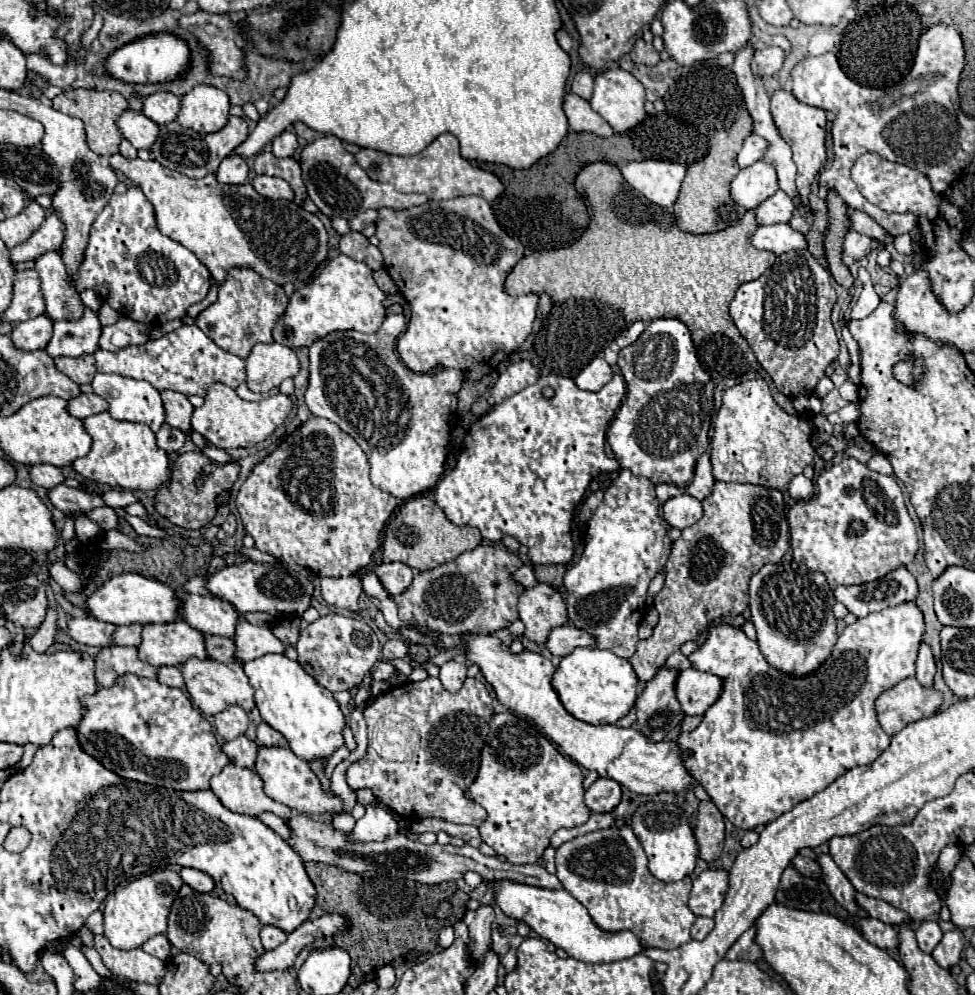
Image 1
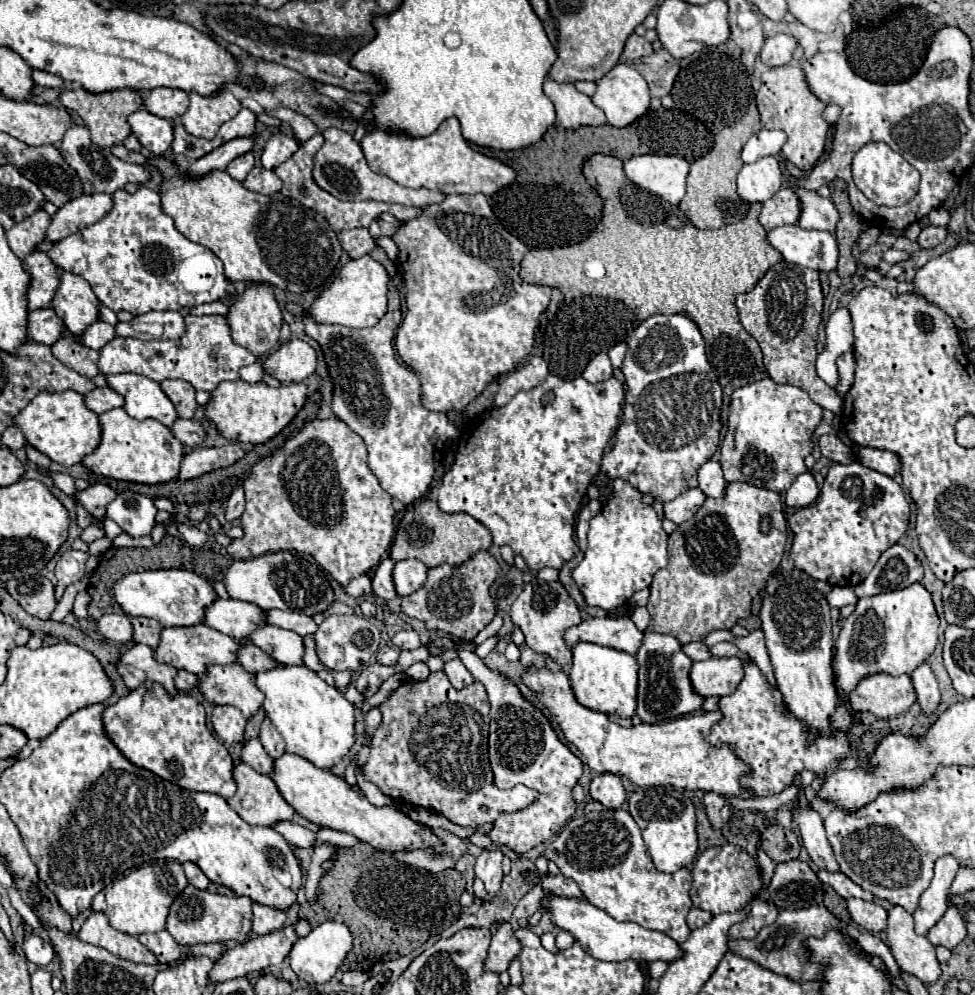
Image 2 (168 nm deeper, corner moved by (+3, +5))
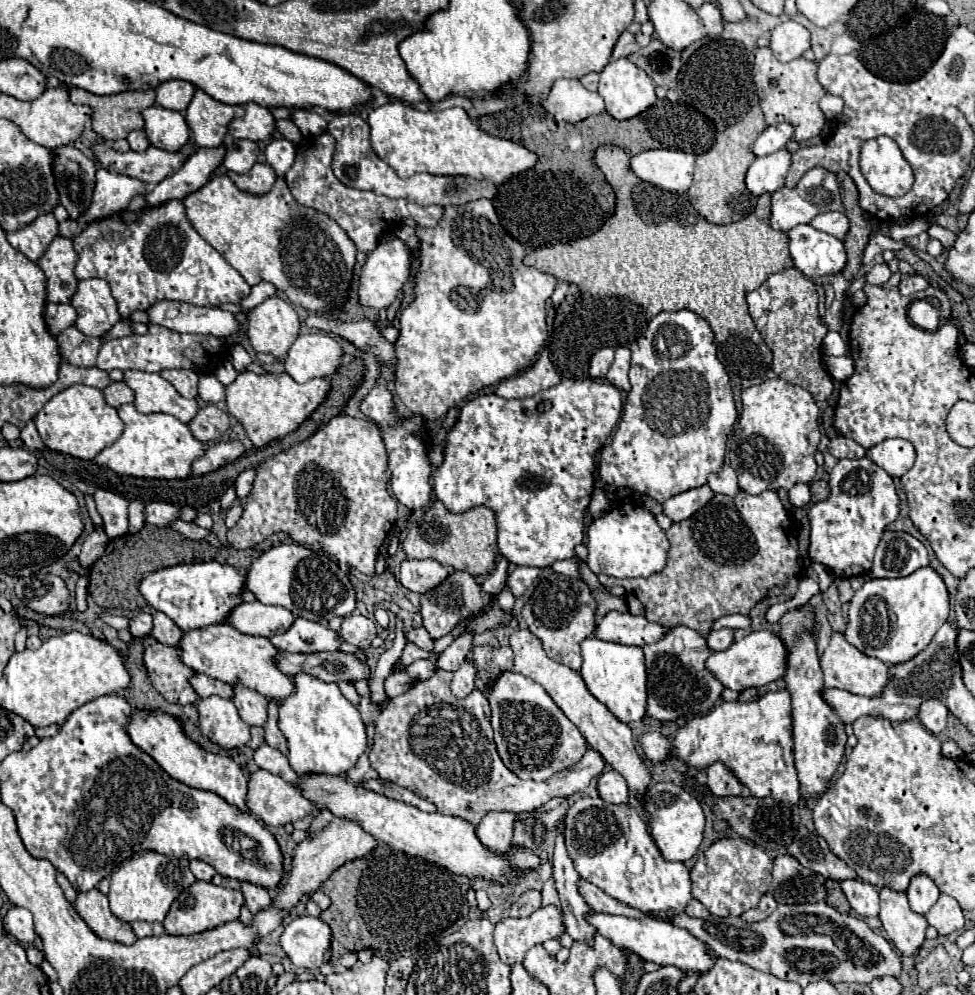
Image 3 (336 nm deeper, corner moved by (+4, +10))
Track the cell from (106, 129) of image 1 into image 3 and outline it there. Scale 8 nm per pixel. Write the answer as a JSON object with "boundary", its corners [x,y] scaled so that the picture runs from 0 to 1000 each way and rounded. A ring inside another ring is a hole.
{"boundary":[[[74,87],[72,89],[72,102],[78,104],[78,106],[90,106],[94,108],[94,130],[109,142],[119,142],[119,140],[129,140],[133,132],[137,130],[146,130],[148,128],[148,122],[144,118],[146,110],[148,108],[154,108],[158,106],[158,89],[154,91],[127,91],[127,93],[119,93],[119,95],[96,95],[96,93],[90,93],[86,89],[80,89],[80,87]]]}

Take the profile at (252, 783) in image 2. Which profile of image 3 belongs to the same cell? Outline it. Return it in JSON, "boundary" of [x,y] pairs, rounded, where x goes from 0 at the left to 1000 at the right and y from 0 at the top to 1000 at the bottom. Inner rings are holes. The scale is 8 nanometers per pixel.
{"boundary":[[[271,773],[256,777],[252,811],[273,829],[283,831],[291,827],[302,827],[304,823],[322,817],[320,807],[312,803],[302,789]]]}

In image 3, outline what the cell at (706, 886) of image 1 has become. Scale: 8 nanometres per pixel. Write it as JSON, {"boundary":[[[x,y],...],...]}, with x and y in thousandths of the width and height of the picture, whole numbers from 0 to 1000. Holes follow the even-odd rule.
{"boundary":[[[736,843],[732,845],[708,873],[710,899],[730,920],[747,922],[761,920],[763,916],[777,910],[779,902],[792,887],[792,863],[775,849],[763,843]]]}

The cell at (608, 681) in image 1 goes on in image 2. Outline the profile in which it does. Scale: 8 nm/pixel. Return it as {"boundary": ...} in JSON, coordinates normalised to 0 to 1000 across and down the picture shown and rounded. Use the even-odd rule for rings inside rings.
{"boundary":[[[590,647],[588,669],[584,673],[584,685],[592,704],[612,716],[633,718],[637,722],[649,722],[653,710],[653,661],[643,655],[631,655],[631,651],[618,651],[612,647]]]}

